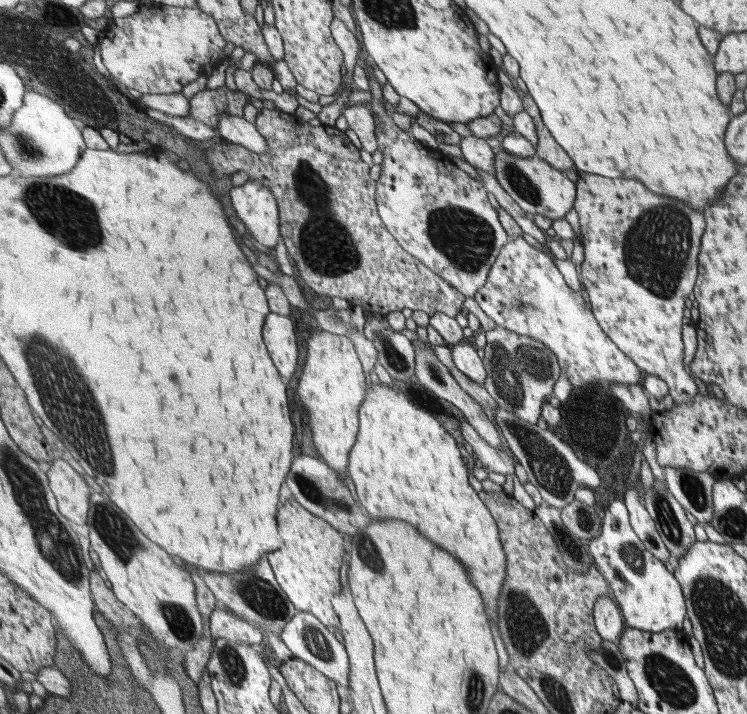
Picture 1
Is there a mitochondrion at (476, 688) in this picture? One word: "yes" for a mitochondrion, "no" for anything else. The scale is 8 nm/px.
yes

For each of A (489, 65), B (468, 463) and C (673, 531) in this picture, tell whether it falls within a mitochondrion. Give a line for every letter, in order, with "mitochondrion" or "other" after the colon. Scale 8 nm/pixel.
A: other
B: other
C: mitochondrion

